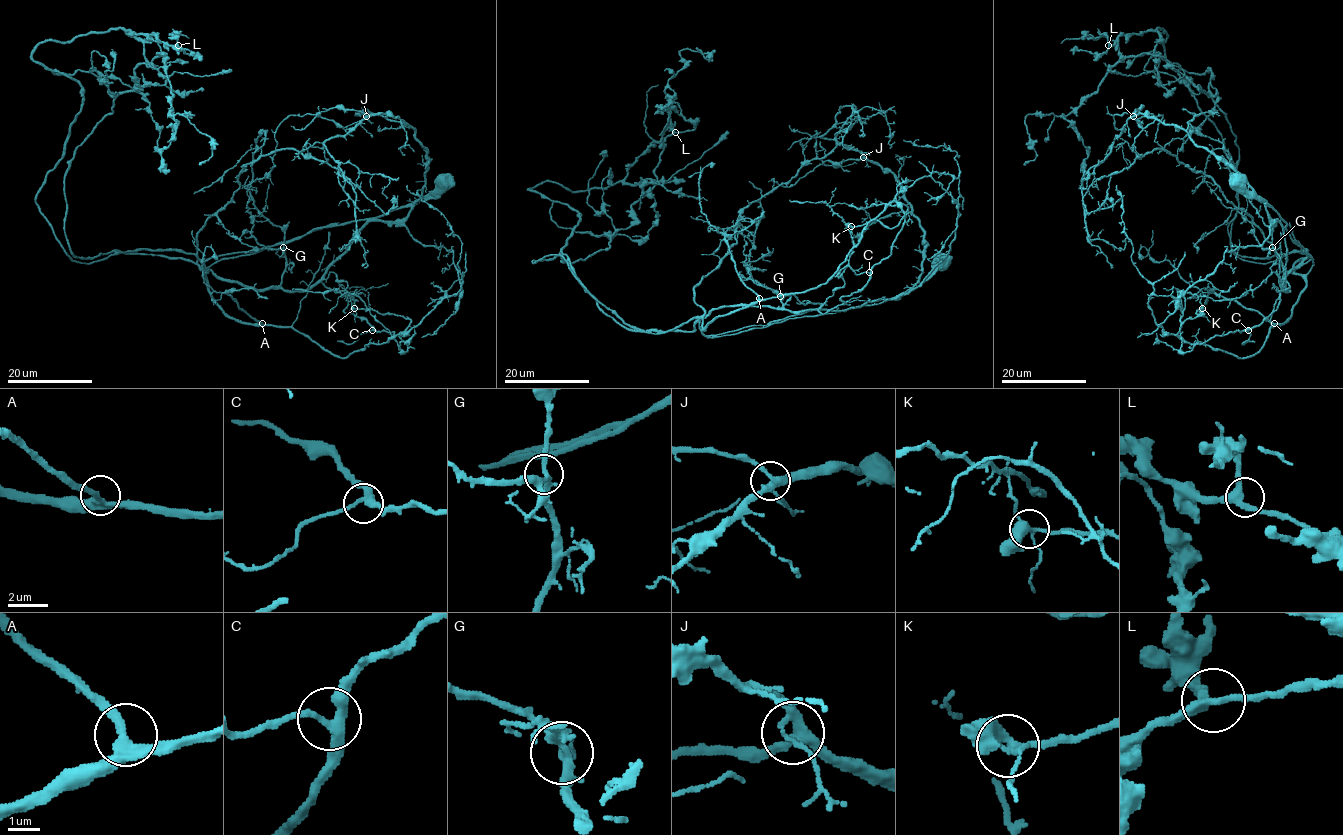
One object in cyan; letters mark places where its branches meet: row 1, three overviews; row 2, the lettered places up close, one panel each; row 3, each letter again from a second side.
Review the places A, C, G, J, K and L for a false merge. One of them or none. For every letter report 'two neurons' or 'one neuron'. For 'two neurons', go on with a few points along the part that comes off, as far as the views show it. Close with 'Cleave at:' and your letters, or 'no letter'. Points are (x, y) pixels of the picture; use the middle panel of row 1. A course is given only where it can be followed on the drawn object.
A: one neuron
C: one neuron
G: one neuron
J: one neuron
K: two neurons | (851, 227), (907, 208), (816, 287), (705, 330), (598, 305), (562, 251), (634, 220), (695, 48)
L: one neuron
Cleave at: K

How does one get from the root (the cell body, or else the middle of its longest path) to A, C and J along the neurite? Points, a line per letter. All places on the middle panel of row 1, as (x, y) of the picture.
A: (944, 260), (938, 256), (916, 287), (880, 303), (729, 335), (702, 333), (717, 318), (759, 298)
C: (944, 260), (939, 255), (929, 274), (900, 296), (818, 310), (845, 303), (841, 298), (859, 291), (869, 272)
J: (944, 260), (939, 255), (929, 274), (919, 281), (923, 261), (920, 221), (913, 214), (899, 180), (863, 157)

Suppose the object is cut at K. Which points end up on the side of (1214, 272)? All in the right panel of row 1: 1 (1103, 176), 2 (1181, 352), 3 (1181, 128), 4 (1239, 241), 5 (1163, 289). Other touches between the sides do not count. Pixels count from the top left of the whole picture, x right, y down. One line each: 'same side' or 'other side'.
1: other side
2: same side
3: same side
4: same side
5: same side

